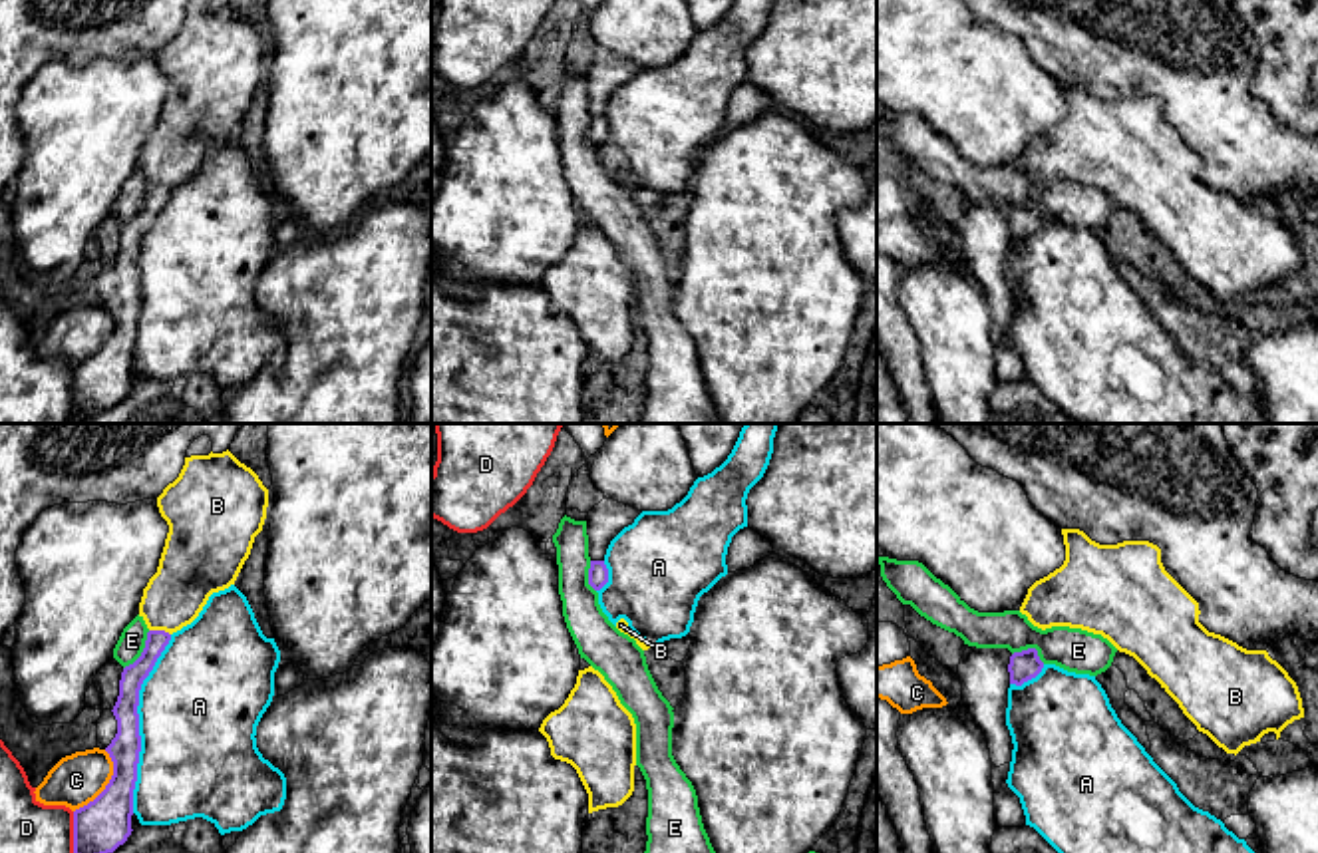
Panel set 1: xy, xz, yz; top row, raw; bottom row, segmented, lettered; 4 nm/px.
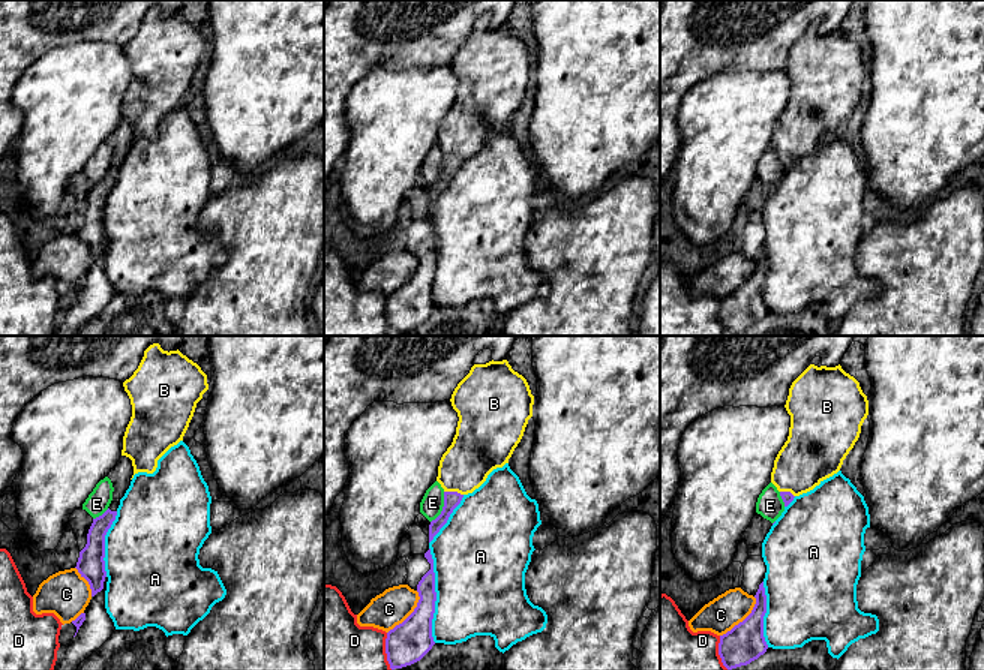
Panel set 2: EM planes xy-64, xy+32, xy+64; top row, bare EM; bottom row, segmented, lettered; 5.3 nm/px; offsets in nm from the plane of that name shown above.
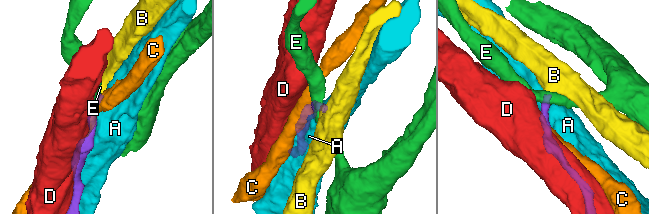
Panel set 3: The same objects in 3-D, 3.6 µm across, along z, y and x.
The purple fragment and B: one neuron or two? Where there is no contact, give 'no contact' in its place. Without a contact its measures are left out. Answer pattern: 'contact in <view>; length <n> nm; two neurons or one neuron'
contact in xy; length 90 nm; one neuron

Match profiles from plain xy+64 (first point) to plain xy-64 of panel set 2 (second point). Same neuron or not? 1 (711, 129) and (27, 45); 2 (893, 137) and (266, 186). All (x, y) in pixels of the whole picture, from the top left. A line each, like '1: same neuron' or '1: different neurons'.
1: different neurons
2: different neurons

